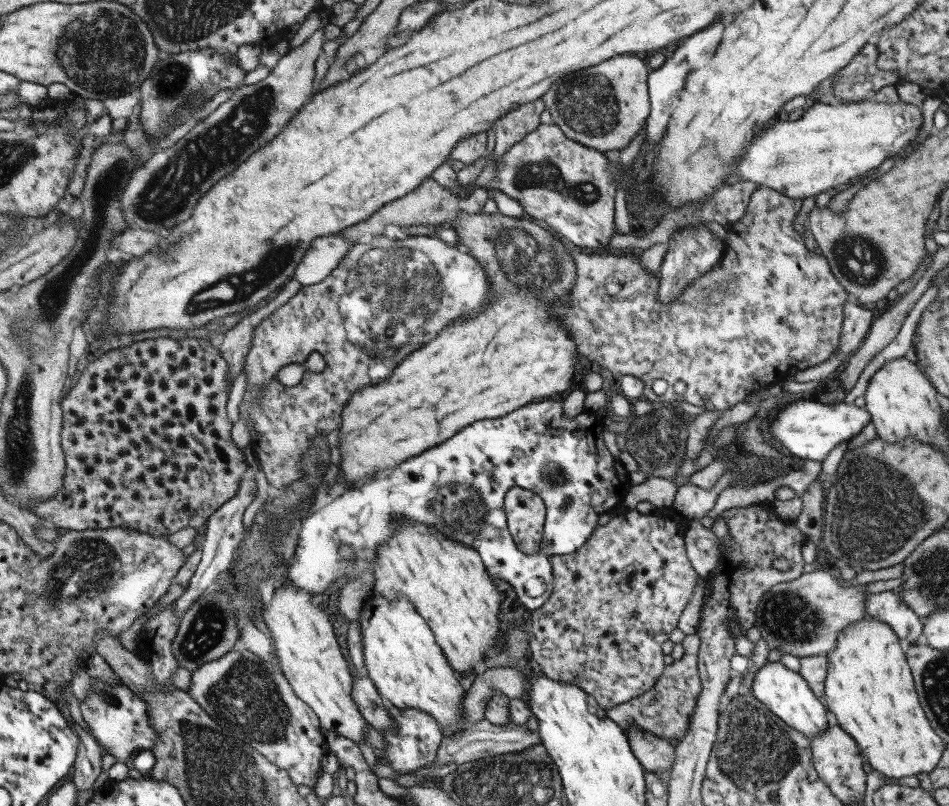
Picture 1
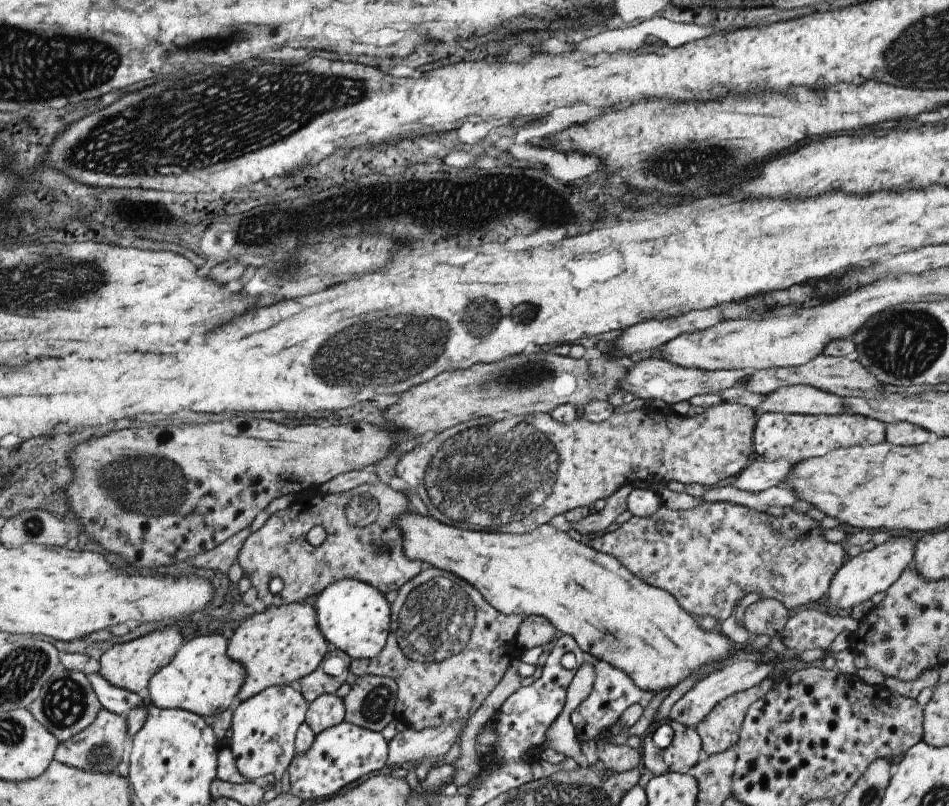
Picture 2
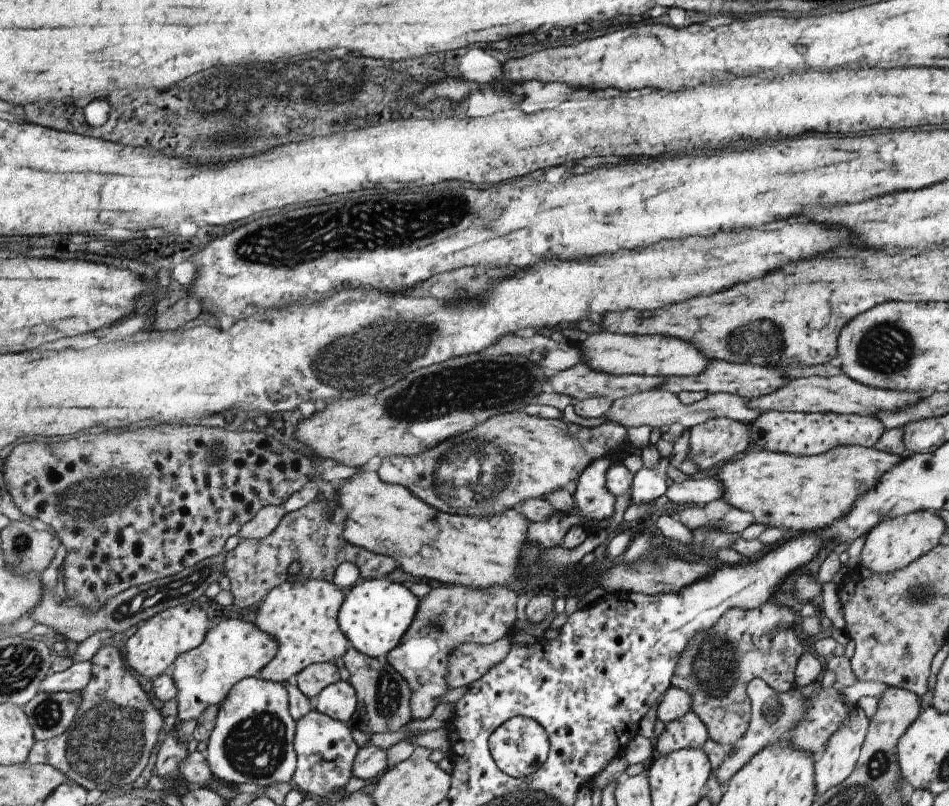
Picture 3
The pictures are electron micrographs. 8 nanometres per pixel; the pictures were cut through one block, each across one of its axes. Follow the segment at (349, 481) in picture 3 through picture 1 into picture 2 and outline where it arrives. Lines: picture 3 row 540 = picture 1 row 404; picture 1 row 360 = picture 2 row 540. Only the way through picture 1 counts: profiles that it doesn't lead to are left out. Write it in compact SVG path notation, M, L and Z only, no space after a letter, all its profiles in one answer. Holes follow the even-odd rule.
M413 508L398 515L393 523L402 533L406 558L454 573L474 585L492 607L505 615L524 614L527 617L536 614L548 618L556 630L572 636L584 652L623 670L641 689L656 694L669 686L675 688L684 677L706 663L724 661L726 665L732 662L736 644L730 637L722 631L701 629L669 592L646 586L632 572L618 566L618 560L612 556L592 550L586 540L584 544L576 542L550 523L522 534L469 531L447 525L430 515L422 515Z

